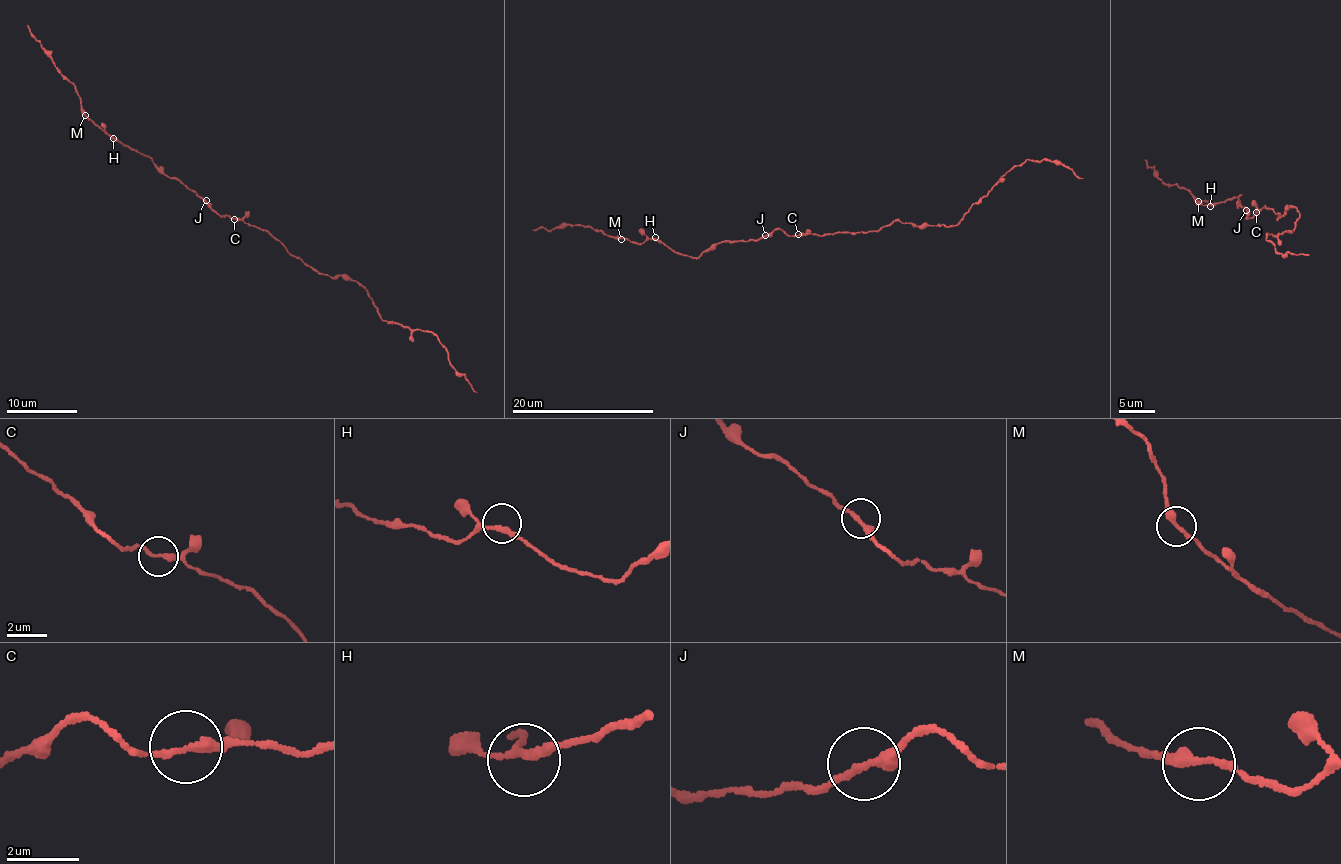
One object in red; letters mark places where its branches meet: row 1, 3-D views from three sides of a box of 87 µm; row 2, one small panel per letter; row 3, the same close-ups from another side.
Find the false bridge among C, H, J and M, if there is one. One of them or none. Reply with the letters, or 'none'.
none

